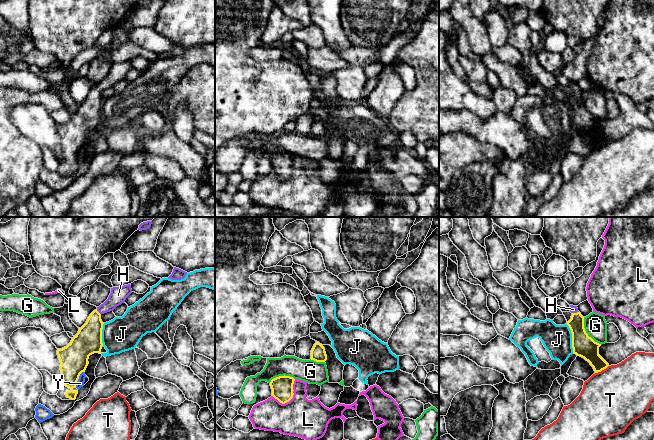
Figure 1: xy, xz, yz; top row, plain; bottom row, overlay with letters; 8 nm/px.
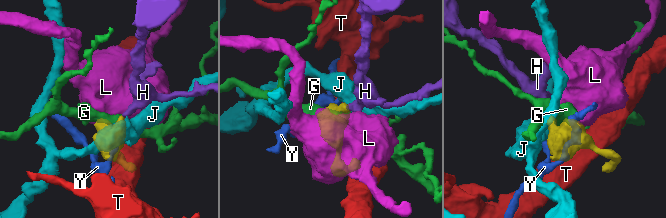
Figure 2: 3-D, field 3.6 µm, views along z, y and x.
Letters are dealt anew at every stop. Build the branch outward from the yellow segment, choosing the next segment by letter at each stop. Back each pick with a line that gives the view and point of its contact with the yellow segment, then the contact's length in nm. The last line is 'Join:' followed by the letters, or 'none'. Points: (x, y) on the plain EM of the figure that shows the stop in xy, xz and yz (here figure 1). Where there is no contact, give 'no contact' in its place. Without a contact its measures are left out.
H: contact xy (98, 88); length 60 nm
Join: H

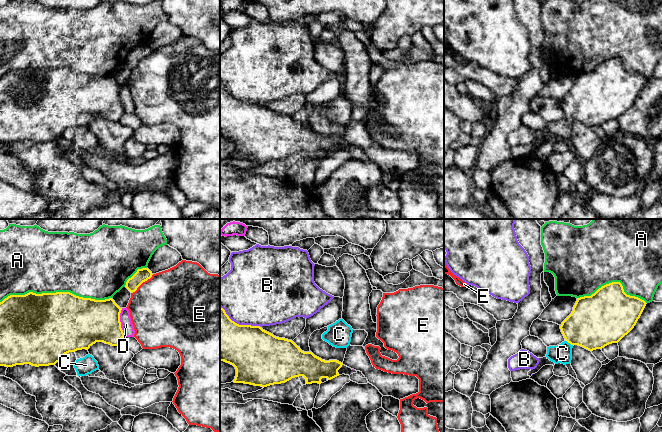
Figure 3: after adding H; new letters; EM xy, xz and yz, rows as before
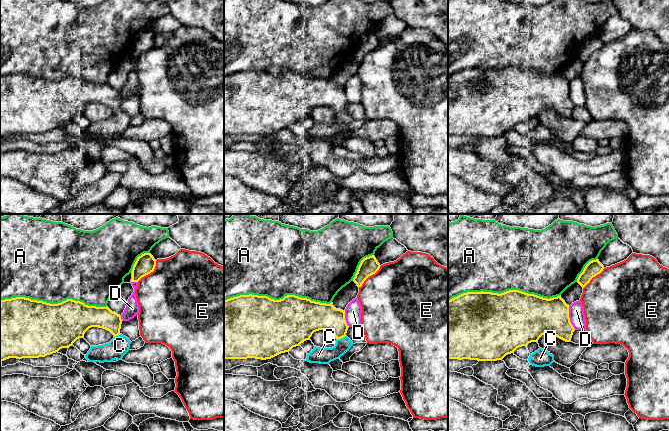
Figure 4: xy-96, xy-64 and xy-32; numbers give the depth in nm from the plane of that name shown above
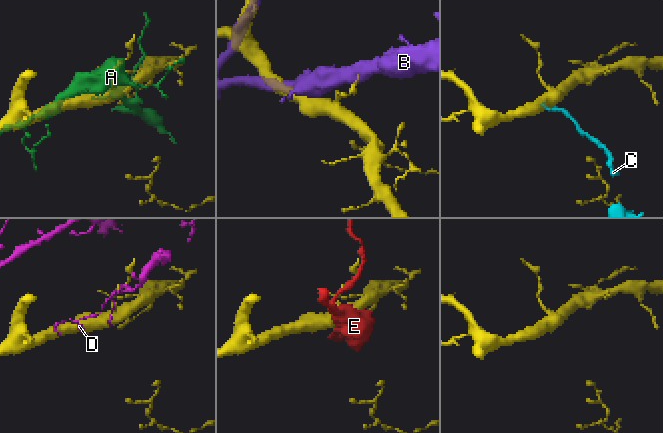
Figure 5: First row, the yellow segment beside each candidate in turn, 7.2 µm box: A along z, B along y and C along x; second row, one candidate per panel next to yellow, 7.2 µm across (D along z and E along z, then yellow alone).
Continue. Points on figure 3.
C: contact yz (569, 118); length 80 nm
Join: C

